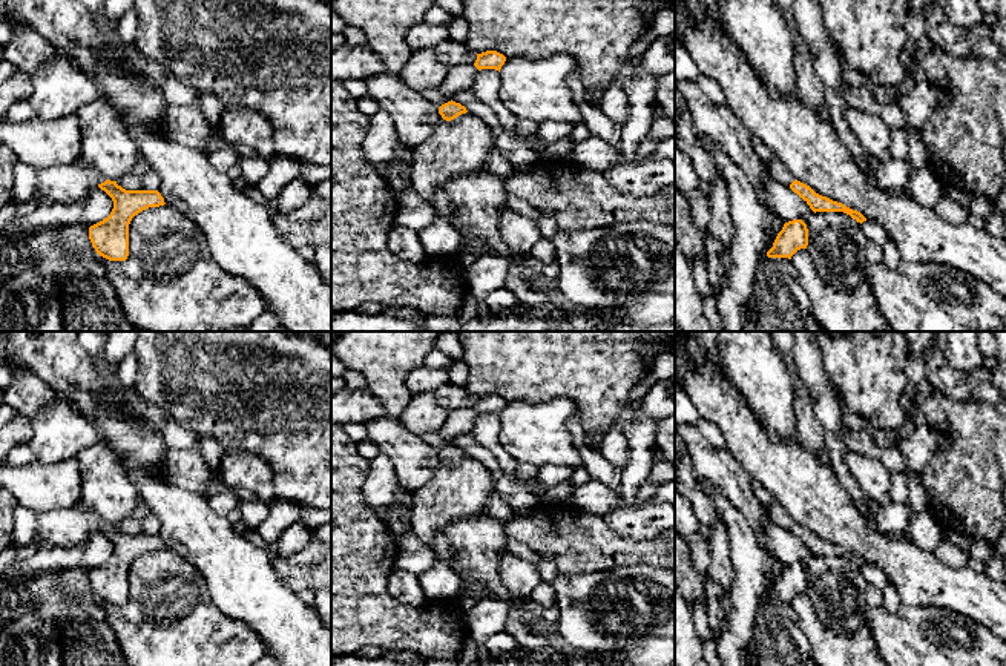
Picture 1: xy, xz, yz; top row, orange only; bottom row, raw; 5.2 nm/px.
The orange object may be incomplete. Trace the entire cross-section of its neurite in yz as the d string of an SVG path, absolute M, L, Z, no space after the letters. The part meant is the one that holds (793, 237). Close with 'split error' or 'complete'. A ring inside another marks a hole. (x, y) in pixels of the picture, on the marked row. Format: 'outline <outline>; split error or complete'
outline M793 219L784 224L778 233L773 247L767 252L768 258L788 258L808 246L808 229L802 219Z; complete

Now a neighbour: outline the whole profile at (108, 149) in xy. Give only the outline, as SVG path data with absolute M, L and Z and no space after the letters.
M103 97L77 112L83 147L80 158L89 172L117 181L132 173L138 147L120 112Z

